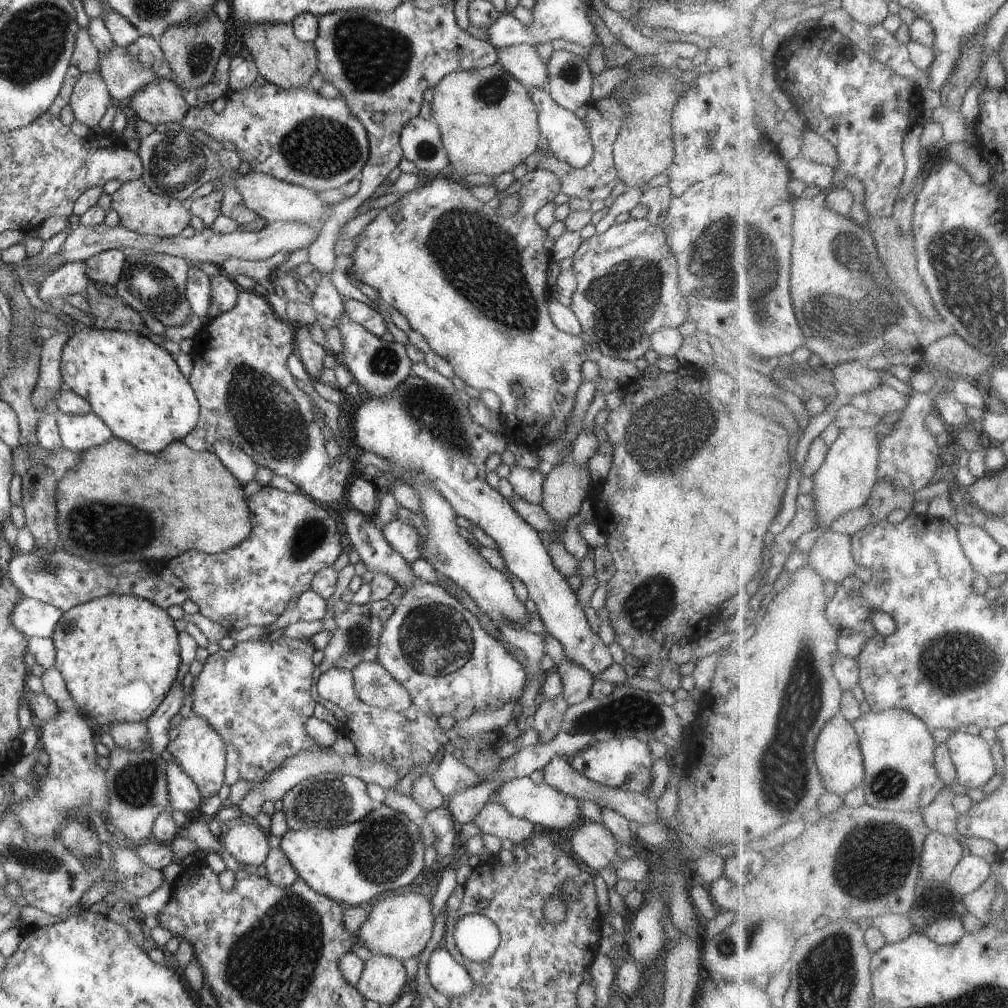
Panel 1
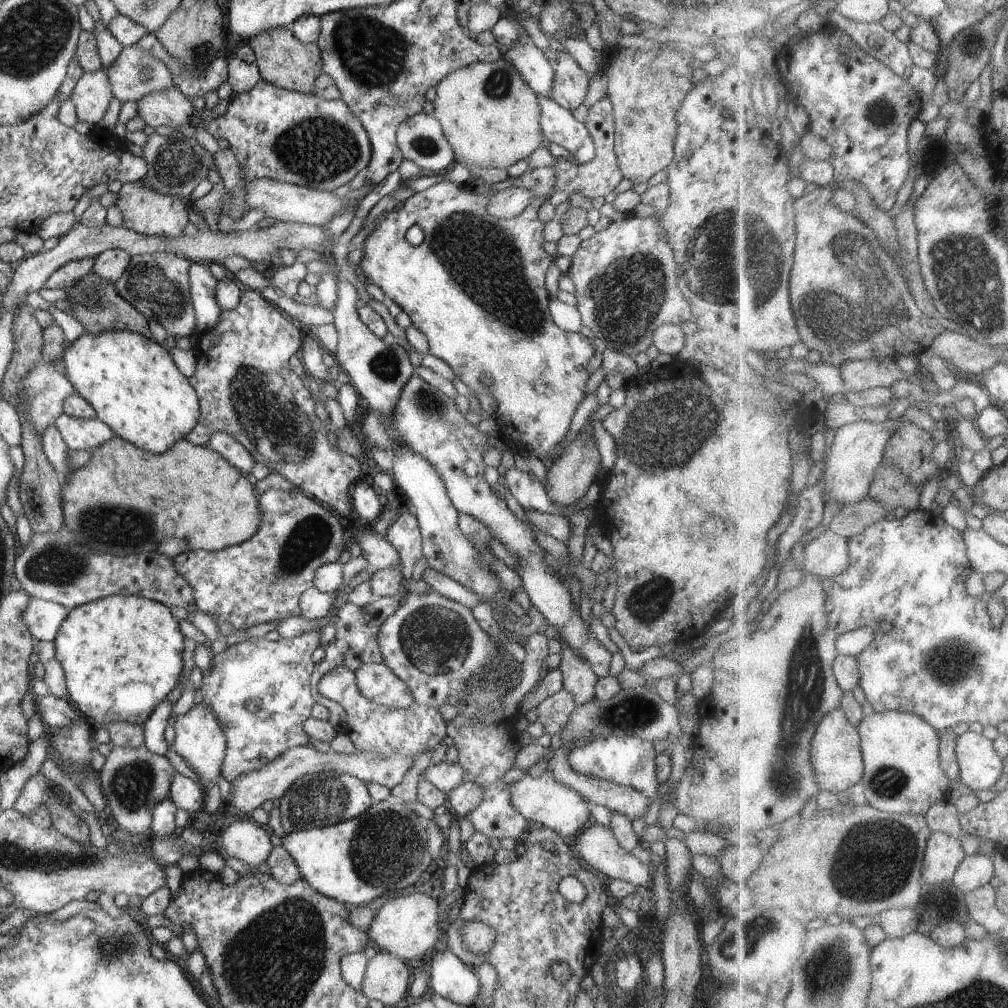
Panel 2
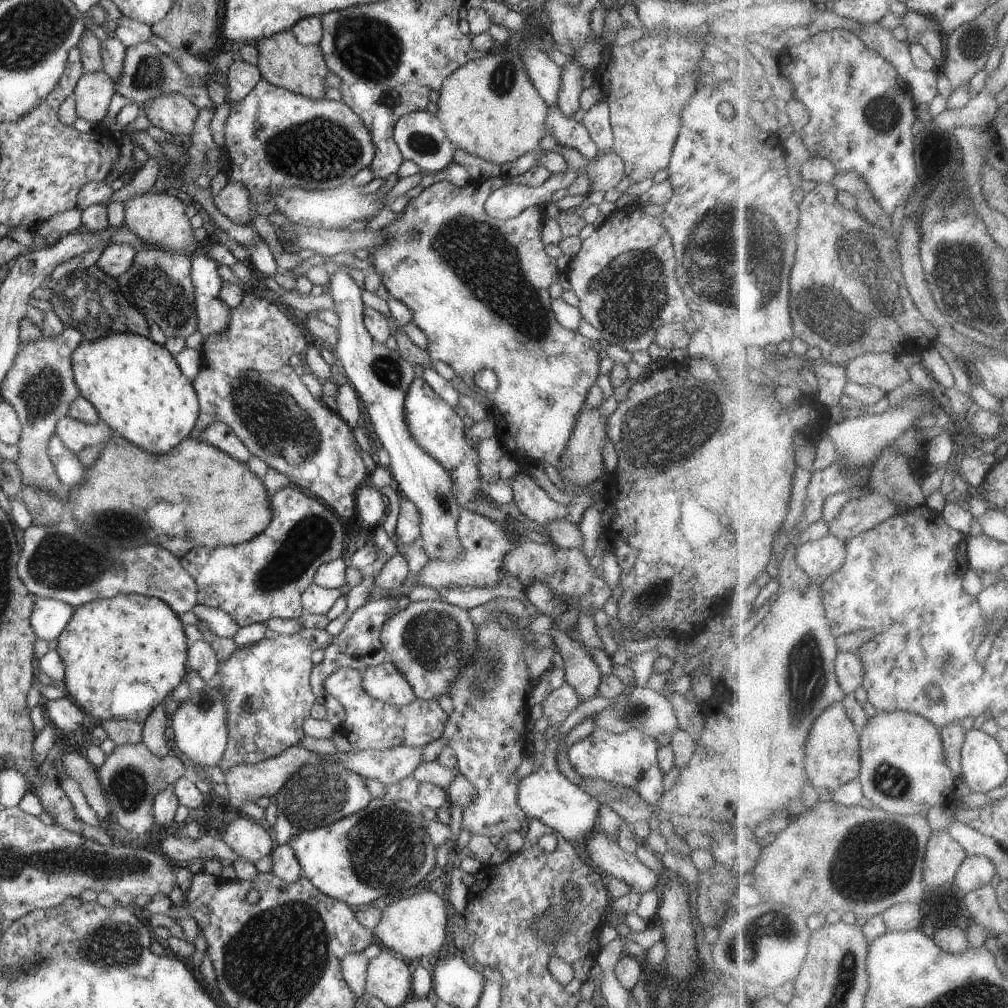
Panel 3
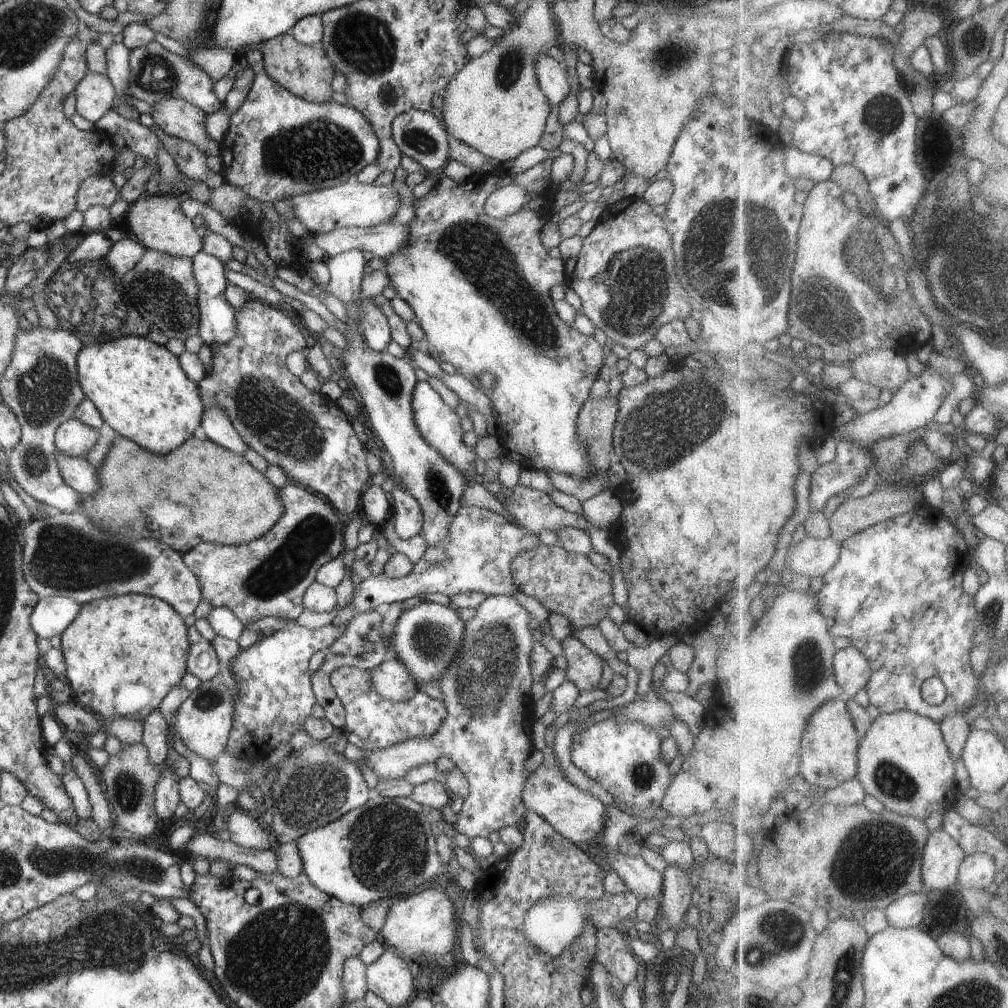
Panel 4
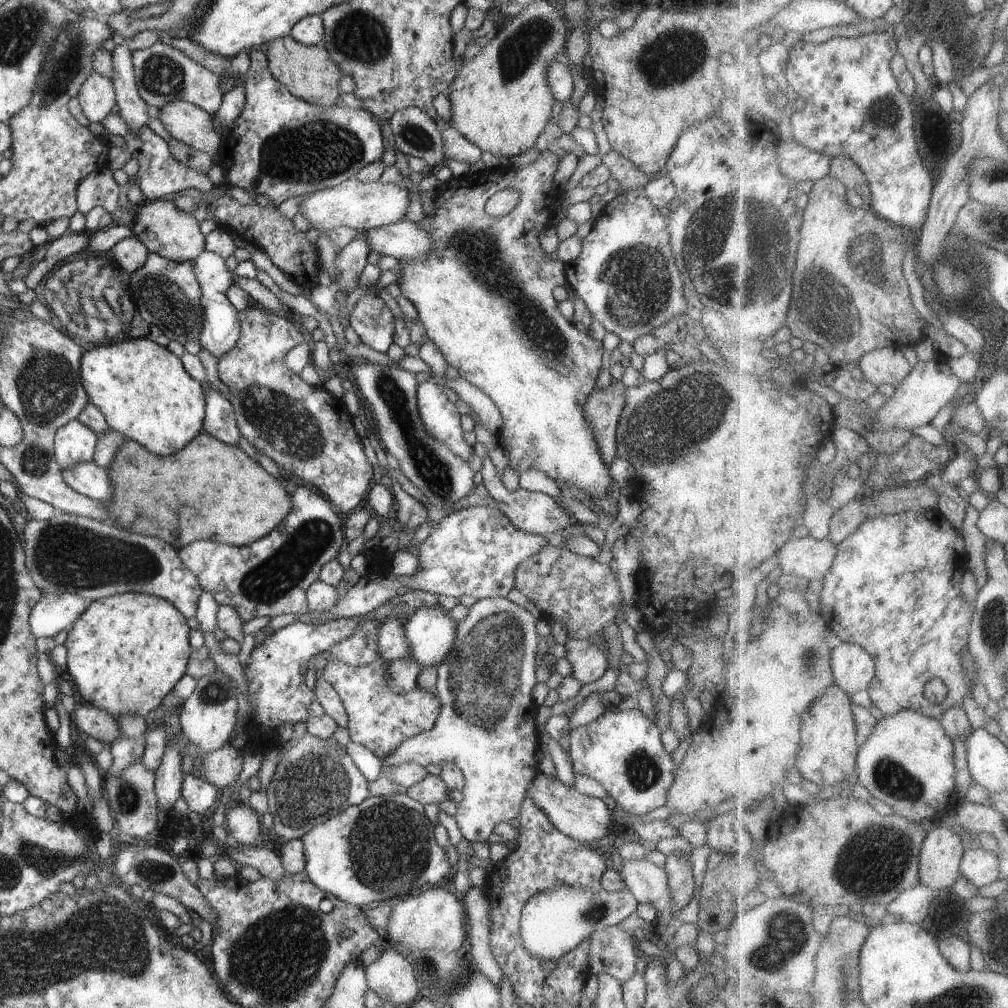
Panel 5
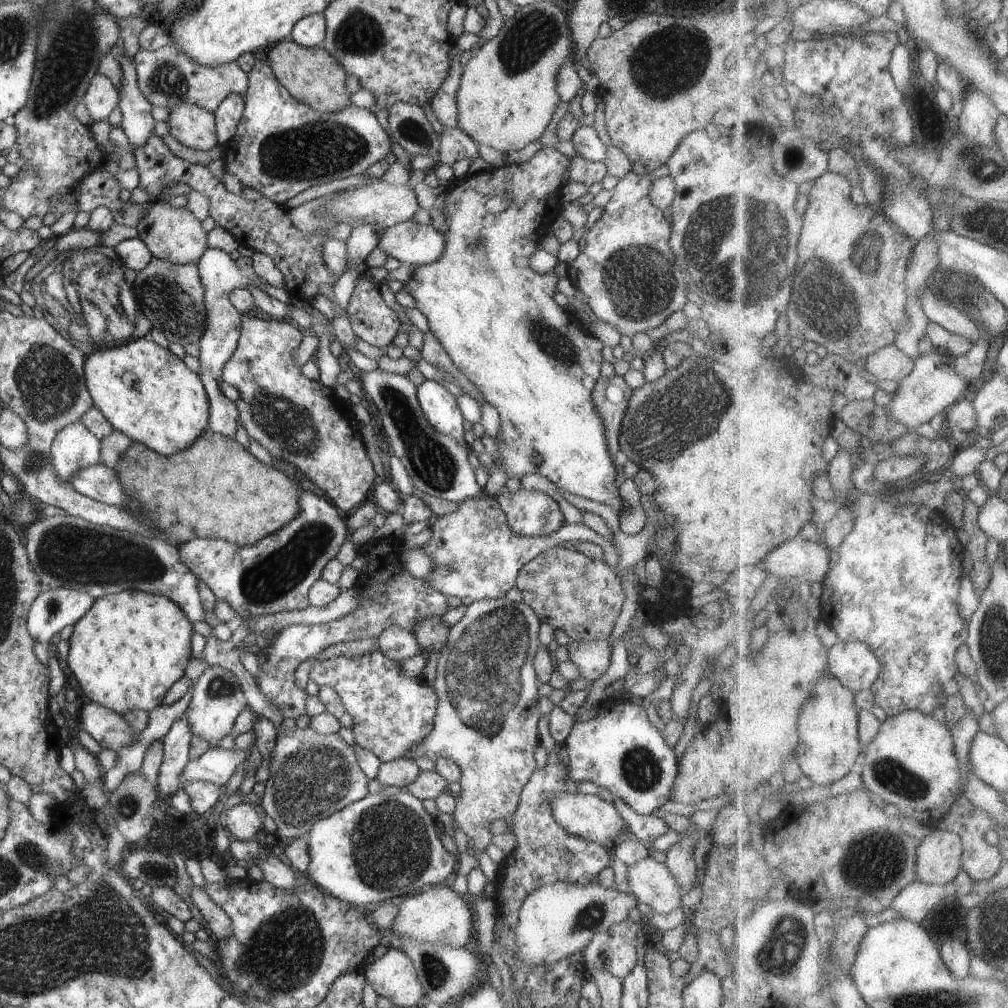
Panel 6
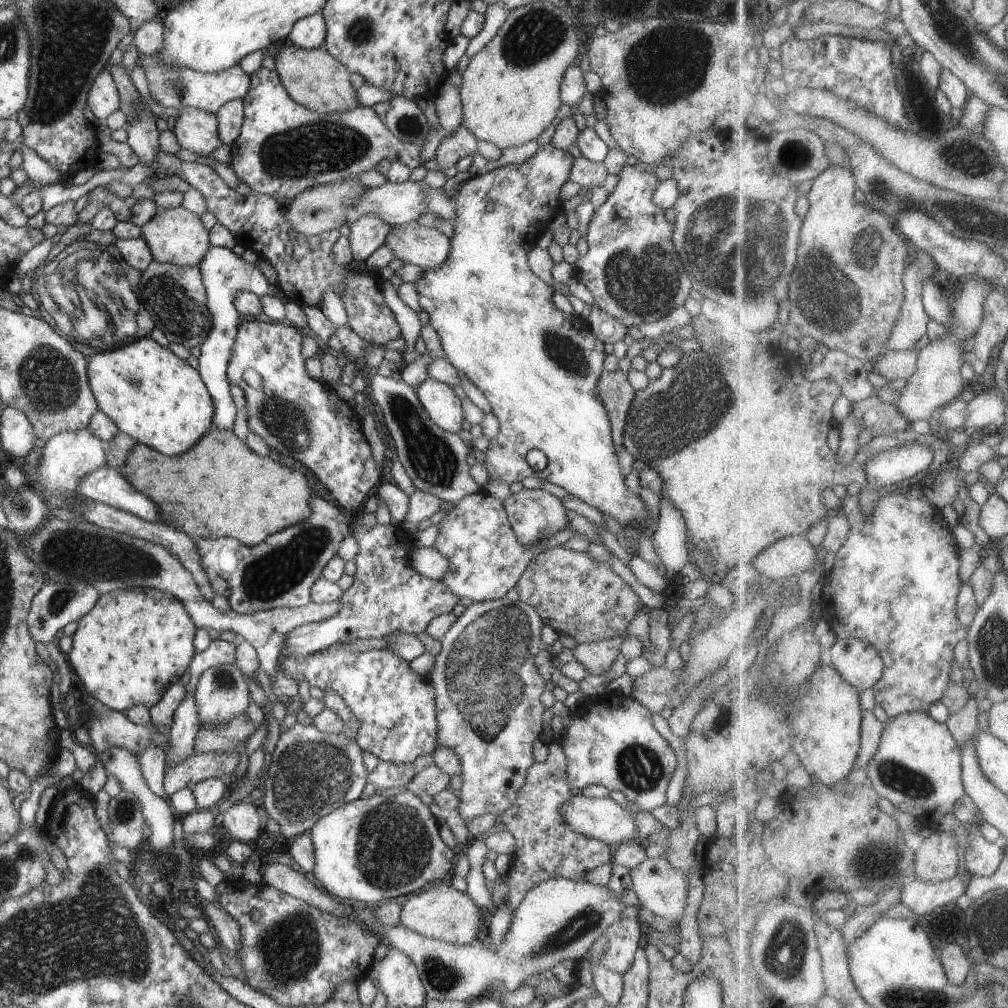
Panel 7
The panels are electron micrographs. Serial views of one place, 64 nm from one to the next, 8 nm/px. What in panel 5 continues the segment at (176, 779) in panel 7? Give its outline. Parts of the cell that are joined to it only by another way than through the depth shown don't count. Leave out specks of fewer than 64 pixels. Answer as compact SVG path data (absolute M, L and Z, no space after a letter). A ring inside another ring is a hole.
M231 744L199 757L202 760L202 773L208 782L214 782L221 791L227 789L230 784L234 785L239 779L244 757L240 755L239 749L235 749Z

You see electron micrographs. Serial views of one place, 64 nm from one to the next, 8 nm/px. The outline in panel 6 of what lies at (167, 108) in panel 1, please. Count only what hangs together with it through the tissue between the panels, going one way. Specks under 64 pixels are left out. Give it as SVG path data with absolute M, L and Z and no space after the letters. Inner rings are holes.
M182 103L169 109L169 133L192 150L210 150L219 143L215 116L199 106Z

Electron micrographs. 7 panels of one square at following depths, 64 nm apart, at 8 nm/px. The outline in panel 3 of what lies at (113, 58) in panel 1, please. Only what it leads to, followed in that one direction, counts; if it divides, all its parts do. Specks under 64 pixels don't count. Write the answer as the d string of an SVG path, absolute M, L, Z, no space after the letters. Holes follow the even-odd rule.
M148 41L128 47L125 52L123 71L115 80L114 90L120 96L128 98L131 102L146 102L150 99L161 97L166 93L180 93L187 96L196 108L212 108L212 102L208 97L207 86L194 87L187 82L184 70L165 54L158 51Z

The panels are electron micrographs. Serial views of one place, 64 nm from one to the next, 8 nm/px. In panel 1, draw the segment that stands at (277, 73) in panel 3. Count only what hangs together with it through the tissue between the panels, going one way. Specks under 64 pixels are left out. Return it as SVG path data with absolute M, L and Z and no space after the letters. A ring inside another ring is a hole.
M291 23L253 24L240 29L240 43L256 63L260 77L283 89L309 84L311 76L317 72L317 50L313 43L296 38Z

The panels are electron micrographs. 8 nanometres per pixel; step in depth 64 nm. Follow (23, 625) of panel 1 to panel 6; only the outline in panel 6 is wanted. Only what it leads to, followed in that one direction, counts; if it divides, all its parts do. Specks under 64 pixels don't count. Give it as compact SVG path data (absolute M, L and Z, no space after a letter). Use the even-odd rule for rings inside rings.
M65 588L50 589L40 593L36 600L29 608L28 616L26 617L26 626L30 636L36 642L40 642L45 646L49 645L49 640L52 636L56 636L66 626L76 624L81 616L84 616L88 609L94 604L96 599L92 598L88 593L83 593L77 590L68 590Z

